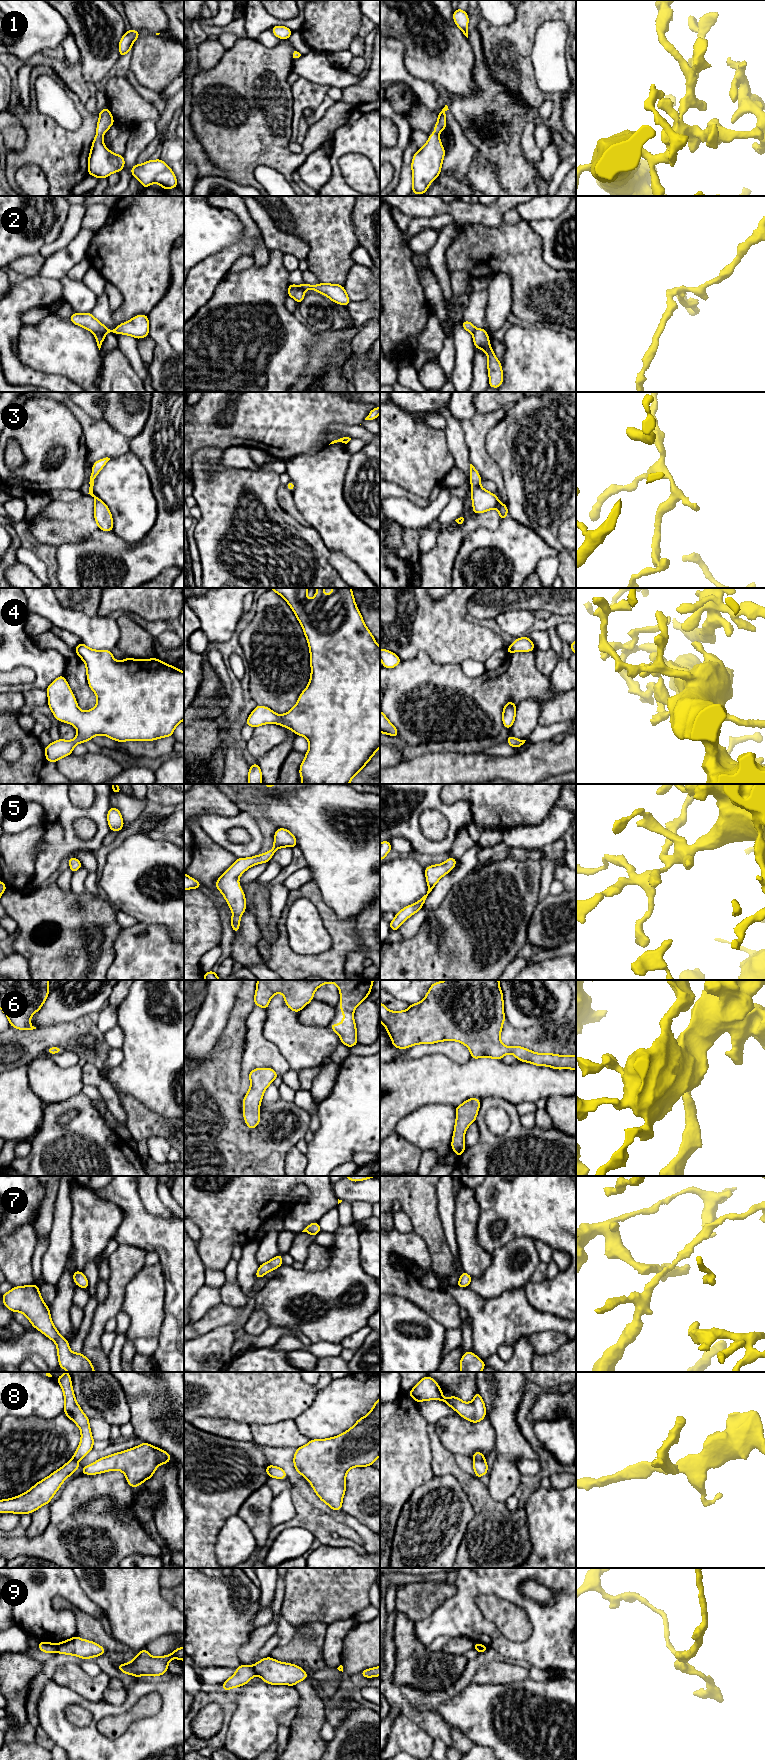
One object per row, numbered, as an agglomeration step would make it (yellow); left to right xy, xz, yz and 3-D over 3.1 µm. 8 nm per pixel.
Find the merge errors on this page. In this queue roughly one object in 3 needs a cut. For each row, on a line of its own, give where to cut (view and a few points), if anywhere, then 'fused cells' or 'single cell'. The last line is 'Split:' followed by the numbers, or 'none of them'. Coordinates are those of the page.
1: no cut; single cell
2: cut in xz along (303, 289), (288, 291); fused cells
3: no cut; single cell
4: no cut; single cell
5: no cut; single cell
6: no cut; single cell
7: no cut; single cell
8: cut in yz along (473, 1458), (484, 1460); fused cells
9: cut in xy along (56, 1644), (58, 1652); fused cells
Split: 2, 8, 9

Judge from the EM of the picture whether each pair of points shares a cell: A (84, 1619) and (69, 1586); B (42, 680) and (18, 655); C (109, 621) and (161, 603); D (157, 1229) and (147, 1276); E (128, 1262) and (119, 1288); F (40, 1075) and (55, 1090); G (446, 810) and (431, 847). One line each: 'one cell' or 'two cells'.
A: two cells
B: one cell
C: two cells
D: two cells
E: one cell
F: one cell
G: one cell

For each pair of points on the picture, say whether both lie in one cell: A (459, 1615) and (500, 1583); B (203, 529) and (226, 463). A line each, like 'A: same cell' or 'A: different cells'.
A: same cell
B: different cells

